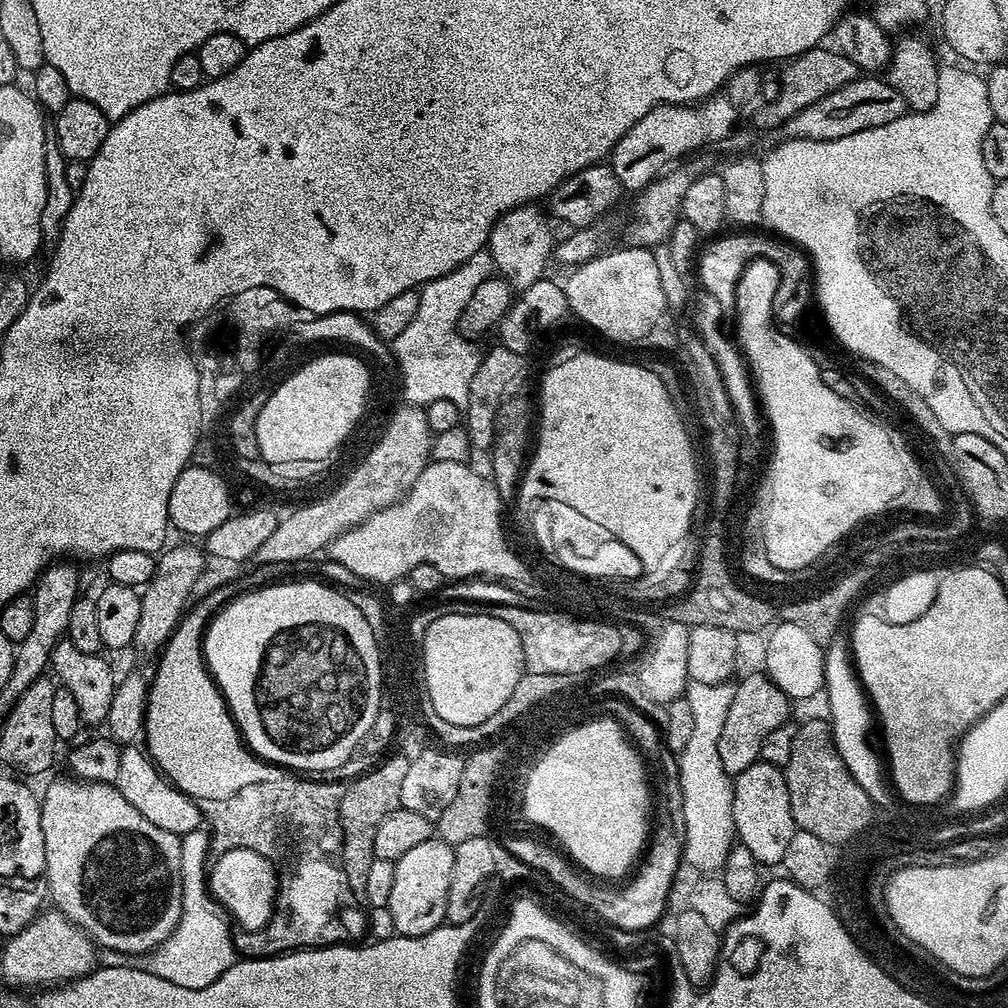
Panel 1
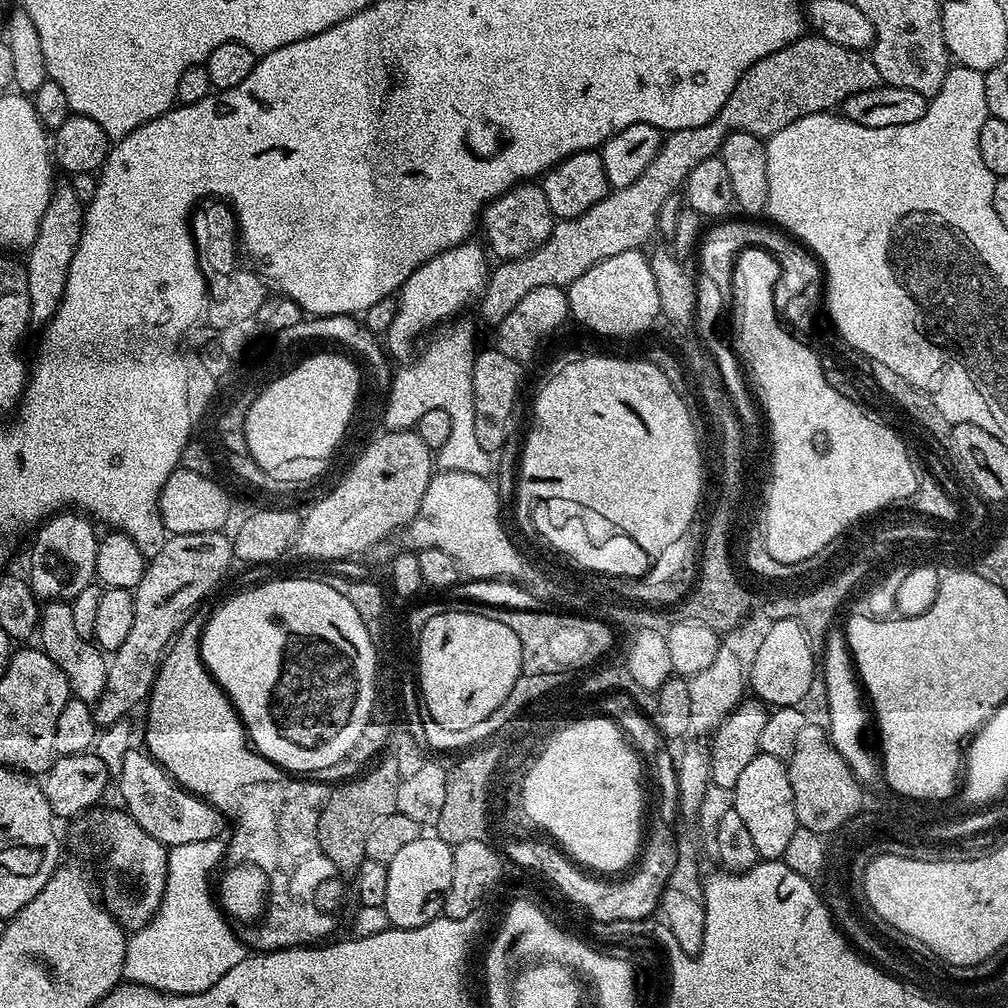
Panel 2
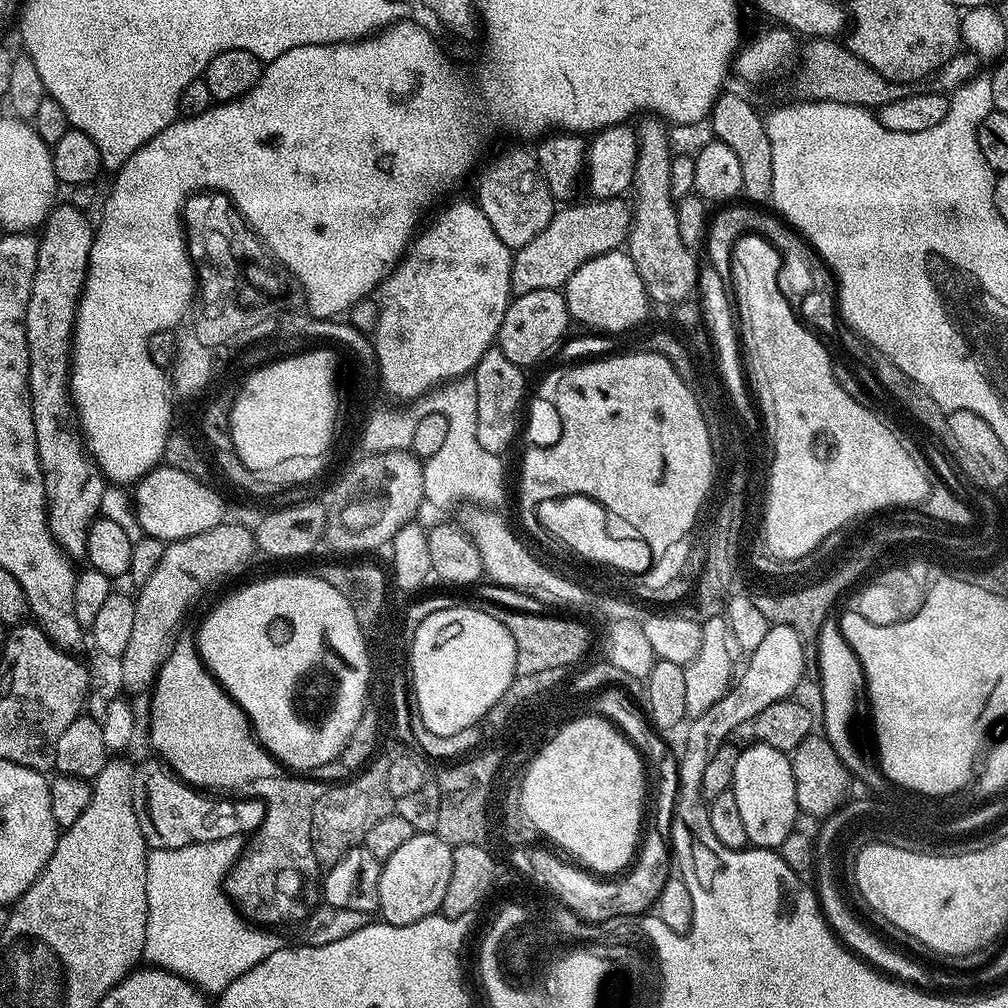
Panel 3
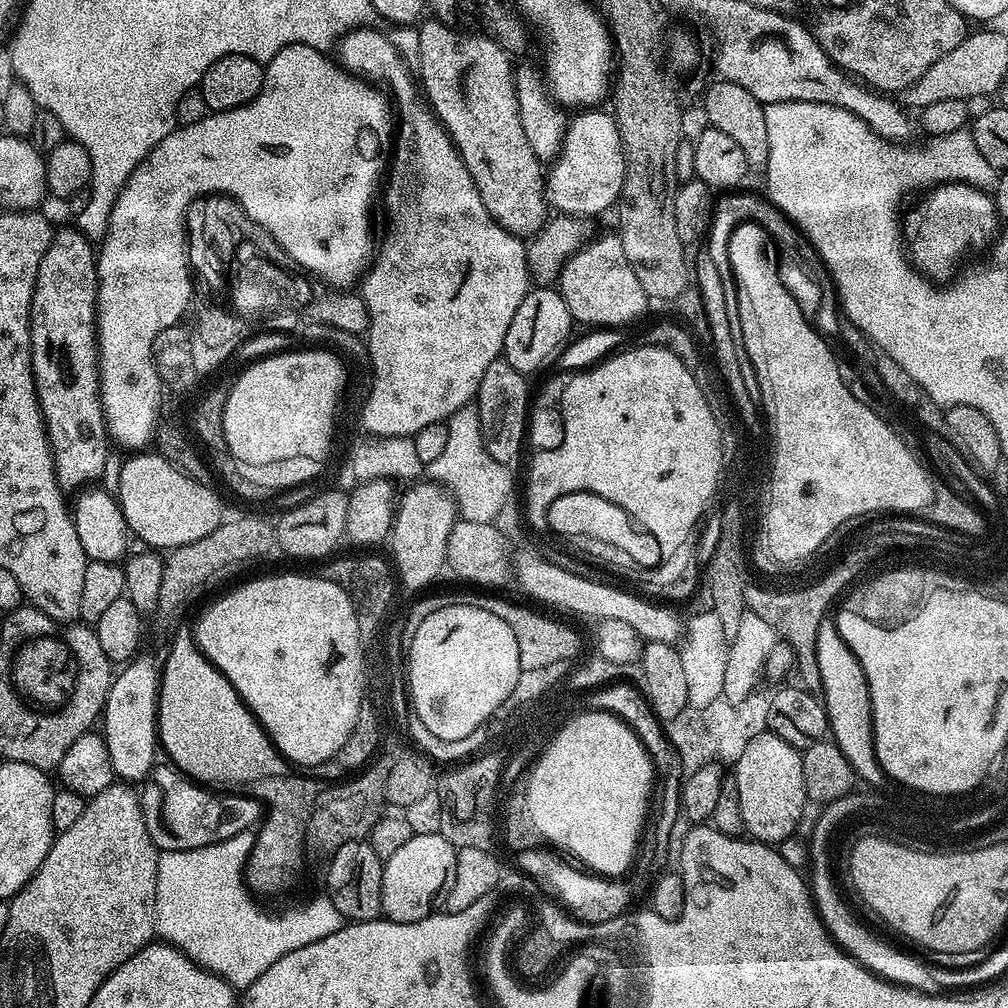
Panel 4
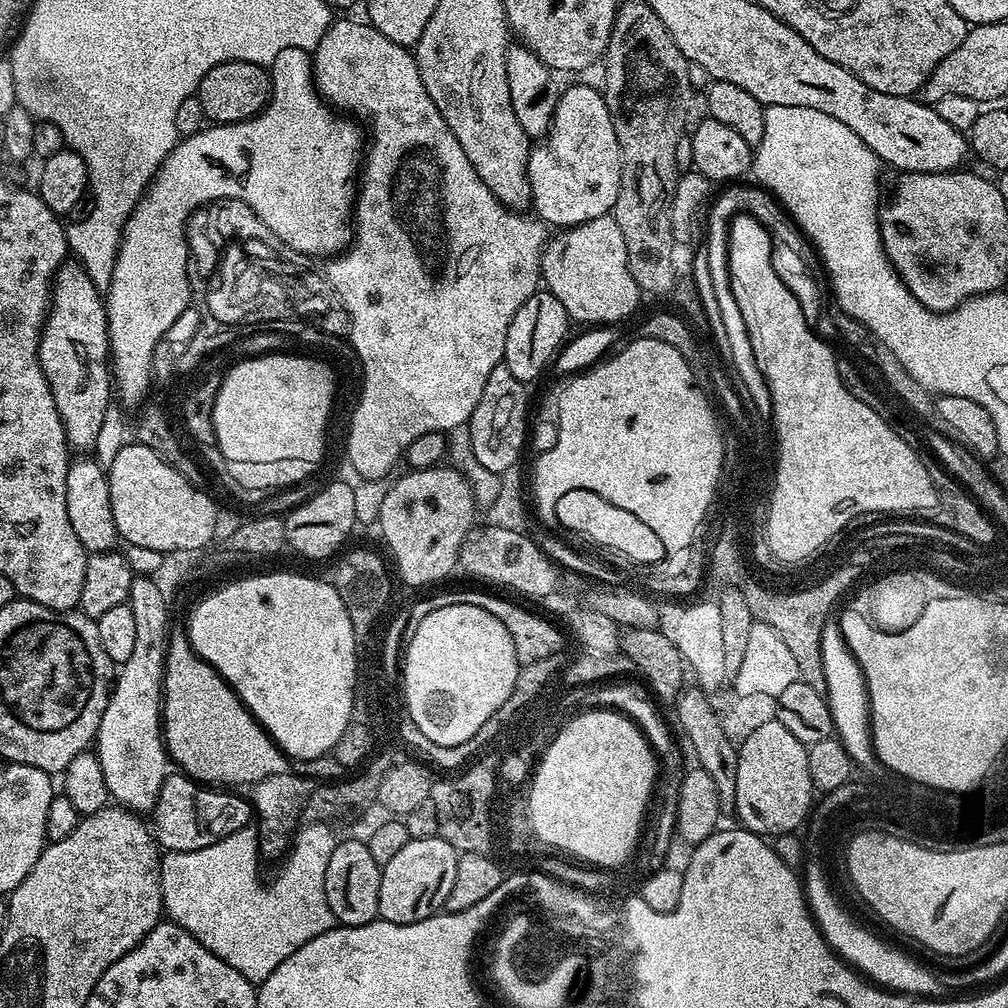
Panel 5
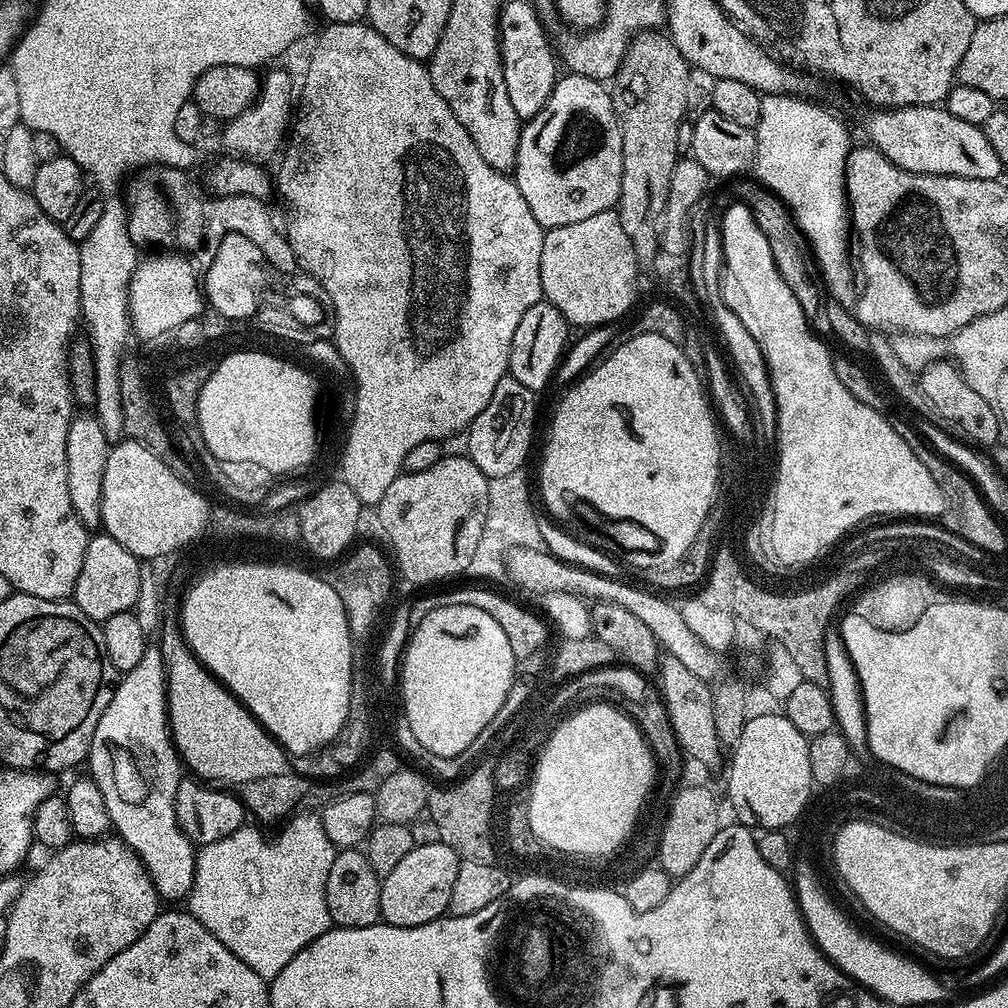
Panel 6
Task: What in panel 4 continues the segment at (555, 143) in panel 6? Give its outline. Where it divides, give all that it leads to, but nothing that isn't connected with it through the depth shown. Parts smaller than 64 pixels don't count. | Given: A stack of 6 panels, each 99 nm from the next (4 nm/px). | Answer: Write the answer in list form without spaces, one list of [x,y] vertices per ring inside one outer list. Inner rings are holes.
[[[584,110],[571,117],[564,147],[547,173],[547,197],[557,213],[593,218],[619,201],[624,191],[624,146],[615,119],[600,110]]]

